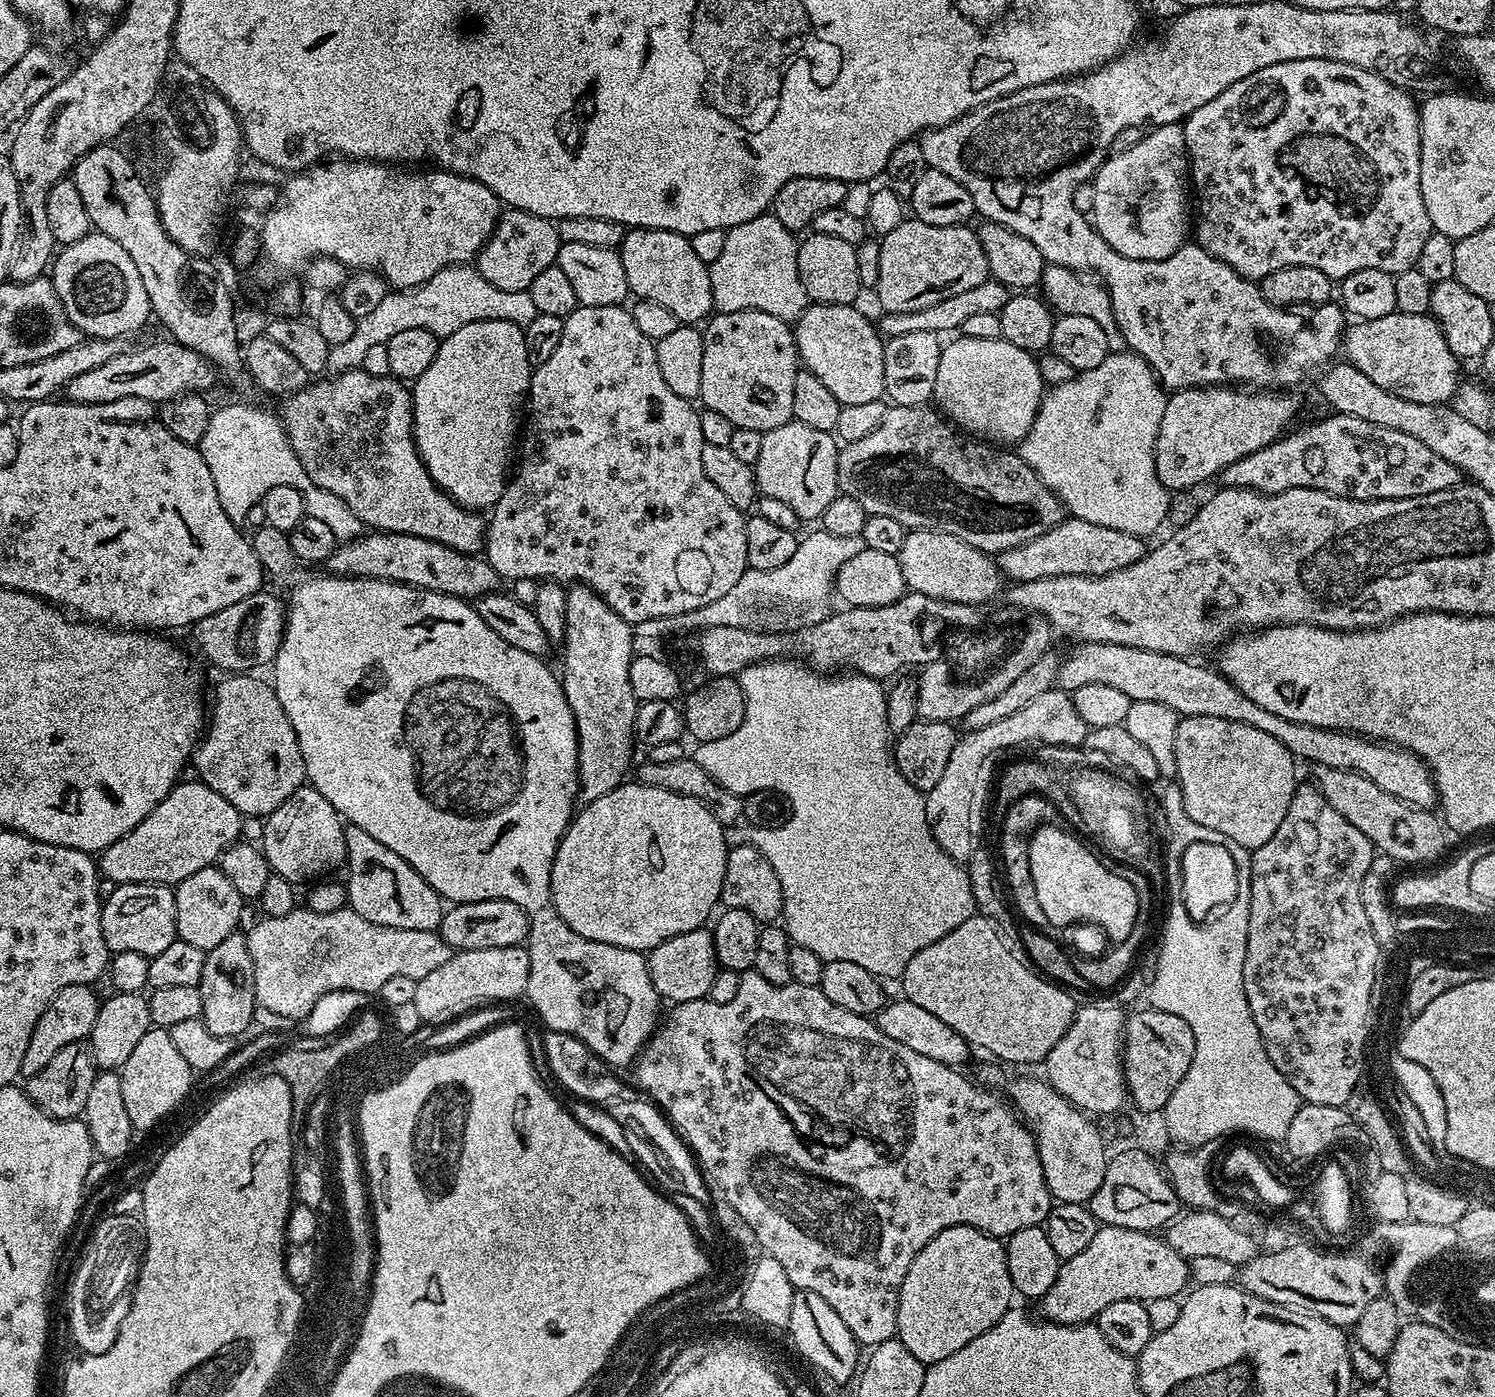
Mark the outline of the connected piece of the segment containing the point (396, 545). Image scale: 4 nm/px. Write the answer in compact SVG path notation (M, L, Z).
M372 530L354 540L341 543L334 550L334 554L330 554L326 568L333 576L365 576L371 580L393 580L399 584L409 584L411 588L441 592L469 602L475 602L481 596L497 591L502 584L494 566L490 566L490 562L483 555L459 552L445 544L405 532Z

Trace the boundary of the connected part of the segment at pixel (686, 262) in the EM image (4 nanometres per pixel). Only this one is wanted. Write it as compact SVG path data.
M628 228L618 251L633 297L662 302L684 326L699 325L713 315L709 265L694 254L689 237L661 228Z

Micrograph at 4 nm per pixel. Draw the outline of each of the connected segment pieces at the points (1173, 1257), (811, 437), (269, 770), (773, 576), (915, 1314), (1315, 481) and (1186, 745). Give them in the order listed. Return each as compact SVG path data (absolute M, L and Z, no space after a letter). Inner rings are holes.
M1105 1224L1097 1227L1090 1244L1074 1254L1074 1258L1061 1263L1057 1280L1038 1300L1044 1311L1041 1312L1043 1319L1053 1324L1087 1324L1095 1321L1098 1313L1106 1310L1110 1302L1153 1302L1179 1297L1189 1287L1189 1261L1179 1256L1167 1239L1160 1237L1159 1240L1158 1237L1151 1232L1126 1230L1122 1226Z
M796 419L764 433L762 451L754 466L756 486L760 496L786 502L801 522L819 521L820 515L834 502L836 486L836 457L838 440L831 432L819 432Z
M259 675L223 677L224 681L216 688L216 697L210 700L206 731L190 761L202 783L210 786L210 790L218 790L244 818L266 818L306 780L294 726L290 726L290 718L286 718L286 710L282 710L282 702L278 702L275 687L256 676Z
M815 531L797 543L790 562L778 566L778 570L744 569L742 578L734 582L733 588L726 590L720 601L730 626L784 634L829 615L828 595L833 595L836 571L848 558L863 550L864 540L859 535L838 538L838 534Z
M954 1226L942 1230L914 1258L910 1270L900 1287L896 1336L925 1366L950 1358L957 1350L962 1350L966 1342L978 1338L978 1334L988 1332L1008 1313L1014 1304L1014 1291L1007 1270L1005 1245L997 1237L987 1236L976 1228Z
M1341 412L1328 414L1325 420L1316 420L1297 432L1291 432L1254 454L1243 456L1238 462L1230 465L1230 470L1223 471L1222 478L1256 478L1256 485L1252 488L1256 492L1317 488L1329 492L1331 496L1345 496L1351 500L1418 498L1426 494L1438 494L1438 490L1454 488L1462 480L1462 473L1453 464L1434 454L1430 446L1422 446L1418 438L1402 430L1390 430L1374 422L1362 422L1362 418L1354 418Z
M1206 715L1183 717L1175 735L1175 765L1178 787L1183 794L1187 816L1198 826L1218 830L1226 838L1234 838L1238 846L1255 850L1268 842L1282 824L1288 806L1298 787L1296 759L1276 738L1257 727L1229 719Z

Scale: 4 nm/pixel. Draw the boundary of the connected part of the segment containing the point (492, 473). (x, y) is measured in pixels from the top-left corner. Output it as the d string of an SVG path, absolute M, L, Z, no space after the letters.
M487 320L486 322L470 322L462 326L462 330L454 330L454 334L440 340L438 354L434 354L434 362L411 385L412 394L412 433L416 435L416 449L420 451L422 462L432 475L432 480L439 485L443 492L456 500L464 508L473 510L488 510L502 498L514 468L514 457L518 452L518 429L522 424L522 409L526 404L528 386L530 383L530 367L527 360L526 342L524 341L524 328L518 324L502 322L501 320Z

